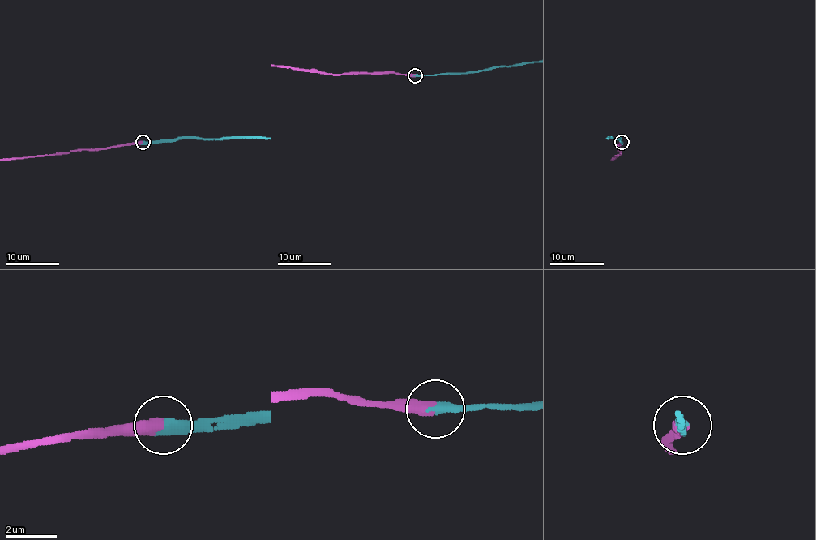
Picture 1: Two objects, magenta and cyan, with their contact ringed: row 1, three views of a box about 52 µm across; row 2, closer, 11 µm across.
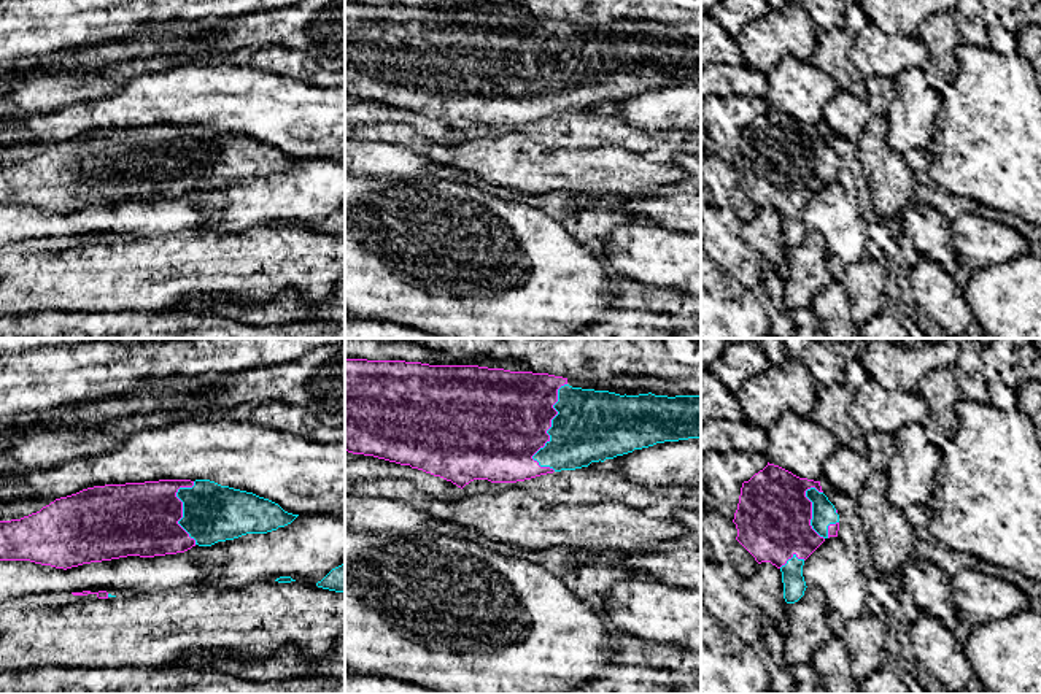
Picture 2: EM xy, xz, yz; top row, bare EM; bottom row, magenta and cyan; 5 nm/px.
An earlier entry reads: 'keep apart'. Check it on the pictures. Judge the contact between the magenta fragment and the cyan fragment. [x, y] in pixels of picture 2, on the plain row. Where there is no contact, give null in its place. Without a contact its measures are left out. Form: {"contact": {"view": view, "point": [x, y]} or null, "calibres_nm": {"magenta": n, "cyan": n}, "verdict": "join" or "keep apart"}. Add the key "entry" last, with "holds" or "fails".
{"contact": {"view": "xz", "point": [547, 73]}, "calibres_nm": {"magenta": 500, "cyan": 360}, "verdict": "join", "entry": "fails"}

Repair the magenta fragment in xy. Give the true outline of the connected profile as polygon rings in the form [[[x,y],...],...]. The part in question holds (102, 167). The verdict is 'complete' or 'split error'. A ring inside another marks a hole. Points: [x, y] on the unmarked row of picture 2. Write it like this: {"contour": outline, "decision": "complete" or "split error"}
{"contour": [[[210,124],[94,130],[56,143],[21,164],[0,165],[0,205],[30,205],[67,214],[127,200],[176,199],[195,189],[211,191],[246,178],[267,178],[291,168],[297,160],[269,143]]], "decision": "split error"}

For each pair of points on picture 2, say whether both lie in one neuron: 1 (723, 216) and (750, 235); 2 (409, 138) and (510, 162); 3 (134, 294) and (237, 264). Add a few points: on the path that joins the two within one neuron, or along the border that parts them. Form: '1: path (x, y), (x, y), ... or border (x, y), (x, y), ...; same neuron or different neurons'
1: border (741, 223), (741, 239), (760, 254); different neurons
2: path (434, 151), (485, 158); same neuron
3: path (158, 281), (185, 264), (212, 264); same neuron

